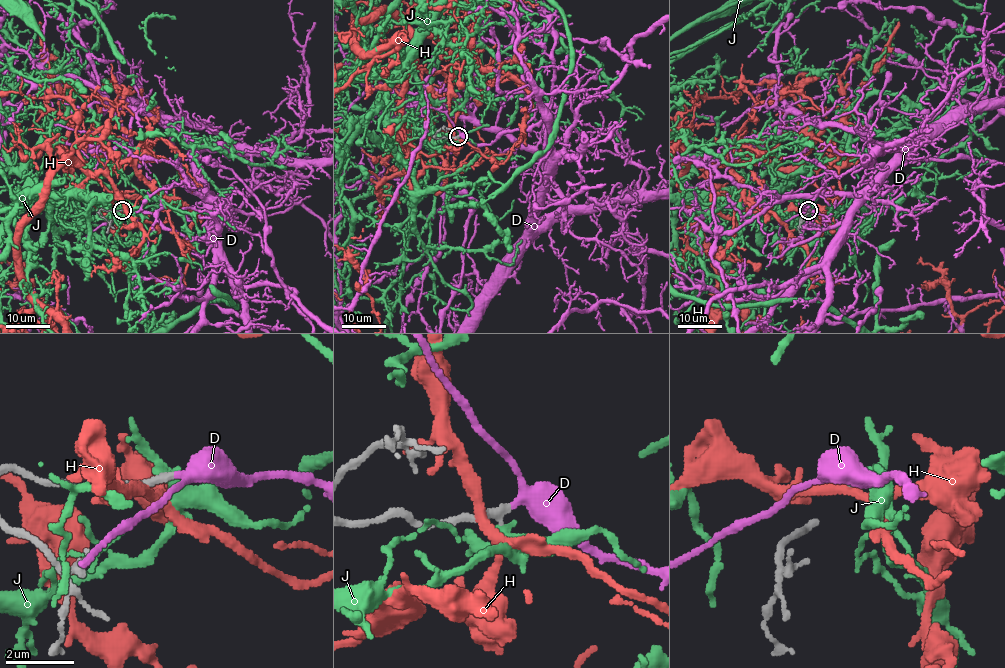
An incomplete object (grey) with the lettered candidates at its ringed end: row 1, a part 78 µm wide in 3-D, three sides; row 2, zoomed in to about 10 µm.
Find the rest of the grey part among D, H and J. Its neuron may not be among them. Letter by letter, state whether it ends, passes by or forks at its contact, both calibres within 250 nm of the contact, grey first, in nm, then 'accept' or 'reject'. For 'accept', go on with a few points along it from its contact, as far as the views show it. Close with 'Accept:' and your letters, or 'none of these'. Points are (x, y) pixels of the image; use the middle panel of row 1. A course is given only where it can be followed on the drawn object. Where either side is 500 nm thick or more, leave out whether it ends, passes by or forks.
D: it passes by; calibres 240 and 320 nm; accept
H: it passes by; calibres 320 and 300 nm; reject
J: it passes by; calibres 260 and 380 nm; reject
Accept: D

